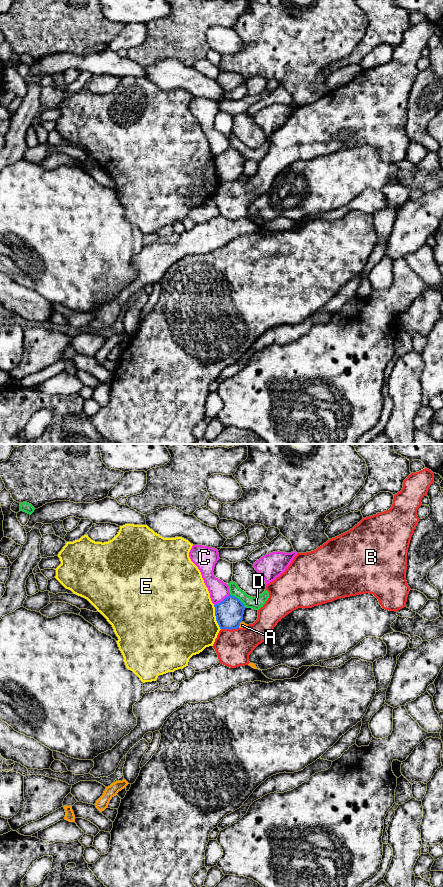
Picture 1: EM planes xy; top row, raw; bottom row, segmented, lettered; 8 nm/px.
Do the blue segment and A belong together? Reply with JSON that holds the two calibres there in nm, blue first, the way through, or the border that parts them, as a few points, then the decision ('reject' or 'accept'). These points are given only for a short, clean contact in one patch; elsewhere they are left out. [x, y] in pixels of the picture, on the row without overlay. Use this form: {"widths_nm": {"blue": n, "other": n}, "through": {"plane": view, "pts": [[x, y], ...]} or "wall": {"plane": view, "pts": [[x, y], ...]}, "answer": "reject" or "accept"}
{"widths_nm": {"blue": 220, "other": 50}, "wall": {"plane": "xy", "pts": [[241, 173], [238, 179]]}, "answer": "reject"}

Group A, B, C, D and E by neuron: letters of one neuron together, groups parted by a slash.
A / B / C / D / E

